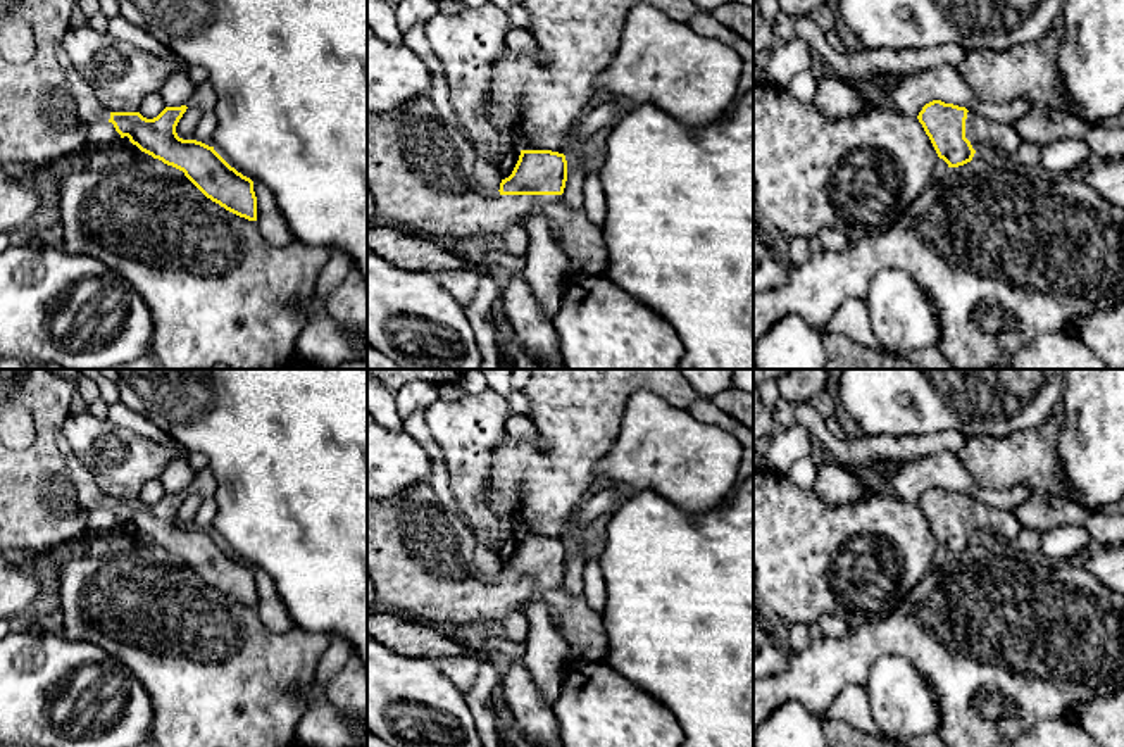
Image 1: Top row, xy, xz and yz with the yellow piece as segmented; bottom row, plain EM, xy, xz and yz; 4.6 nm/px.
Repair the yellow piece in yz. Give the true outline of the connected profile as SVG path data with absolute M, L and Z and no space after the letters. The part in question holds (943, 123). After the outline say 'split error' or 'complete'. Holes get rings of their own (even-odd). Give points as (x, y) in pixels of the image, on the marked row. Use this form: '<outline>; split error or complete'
M933 100L917 116L936 154L948 167L972 160L976 150L986 143L1008 155L1017 150L1021 138L1012 124L996 124L965 107Z; split error

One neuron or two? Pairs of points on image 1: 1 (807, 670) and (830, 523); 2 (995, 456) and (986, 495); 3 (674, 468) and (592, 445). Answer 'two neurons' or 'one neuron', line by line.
1: two neurons
2: two neurons
3: two neurons

